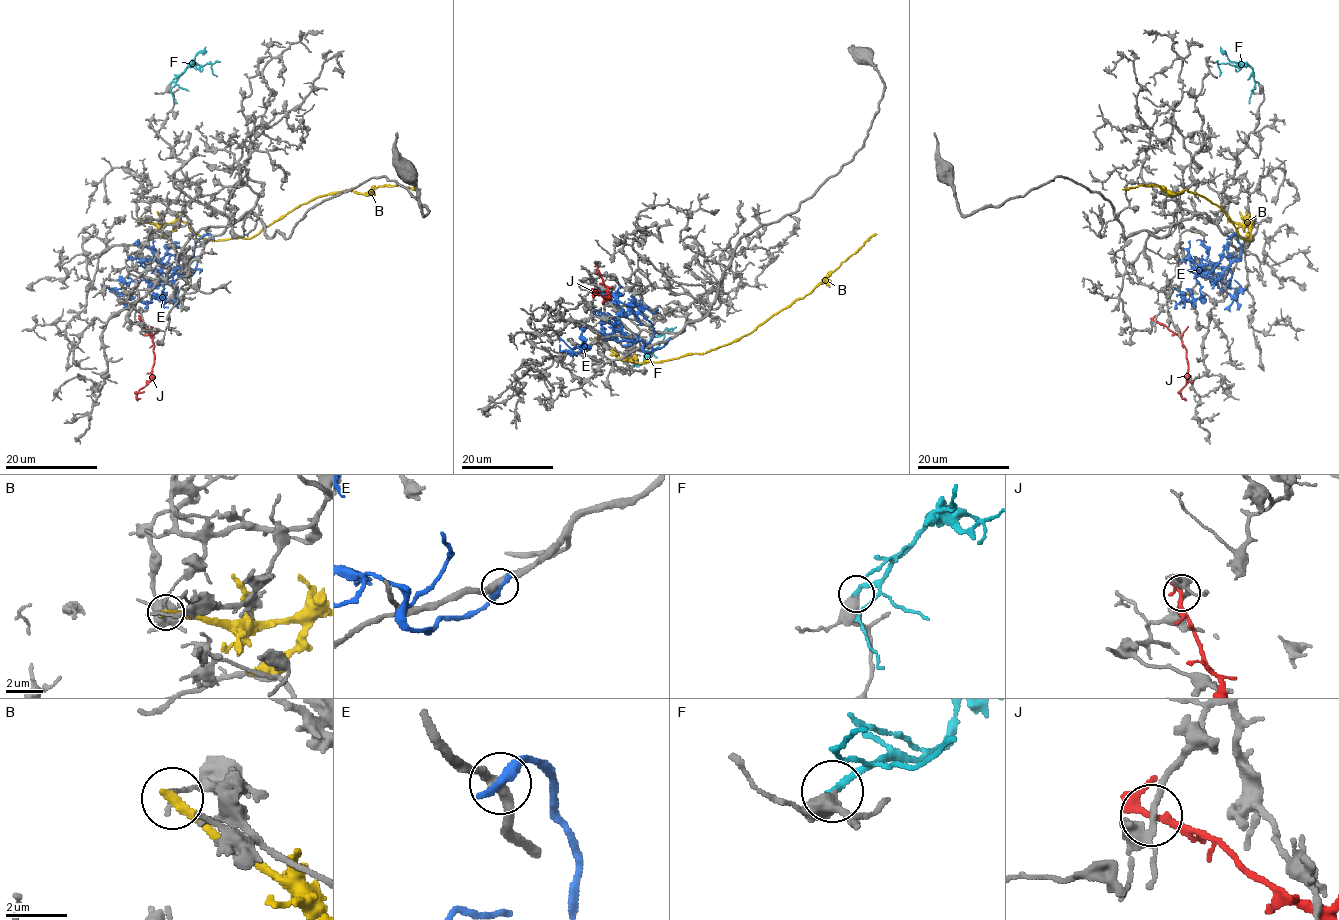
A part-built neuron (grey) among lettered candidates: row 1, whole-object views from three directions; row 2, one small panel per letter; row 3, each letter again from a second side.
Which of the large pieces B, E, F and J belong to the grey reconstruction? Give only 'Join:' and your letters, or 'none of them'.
Join: none of them

